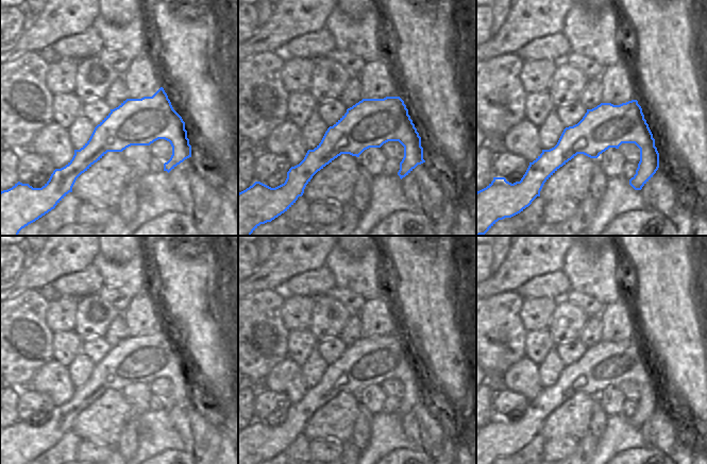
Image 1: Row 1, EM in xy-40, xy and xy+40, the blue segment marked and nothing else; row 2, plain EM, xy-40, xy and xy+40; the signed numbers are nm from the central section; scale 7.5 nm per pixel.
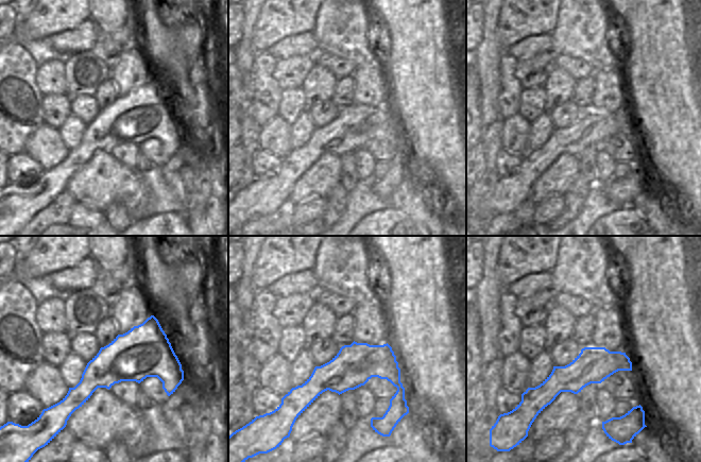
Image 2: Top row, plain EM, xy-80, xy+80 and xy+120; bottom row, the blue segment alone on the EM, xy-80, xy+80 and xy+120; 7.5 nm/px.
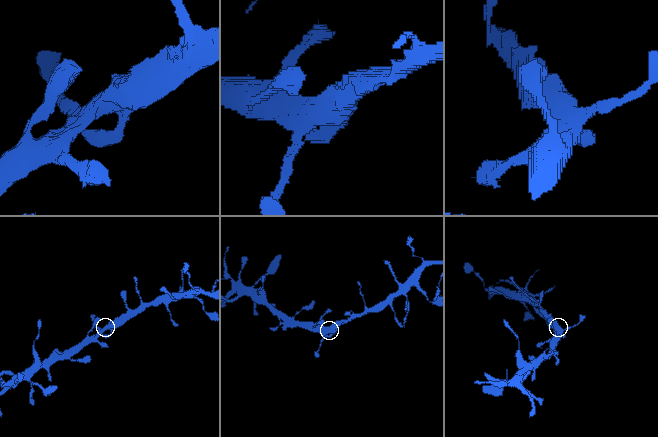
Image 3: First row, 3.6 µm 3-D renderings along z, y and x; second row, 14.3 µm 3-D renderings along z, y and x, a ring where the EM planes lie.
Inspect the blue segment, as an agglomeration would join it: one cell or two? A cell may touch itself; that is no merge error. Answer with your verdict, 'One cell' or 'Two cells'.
One cell.

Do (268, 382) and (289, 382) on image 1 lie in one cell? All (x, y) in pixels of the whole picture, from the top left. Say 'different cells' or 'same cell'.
same cell

